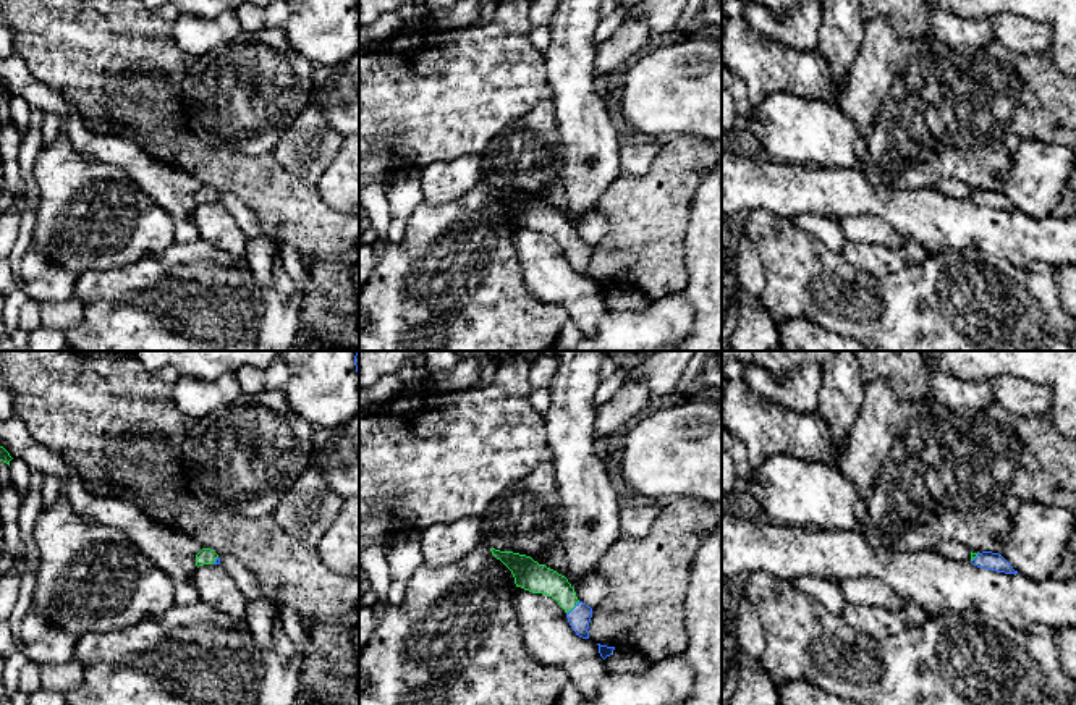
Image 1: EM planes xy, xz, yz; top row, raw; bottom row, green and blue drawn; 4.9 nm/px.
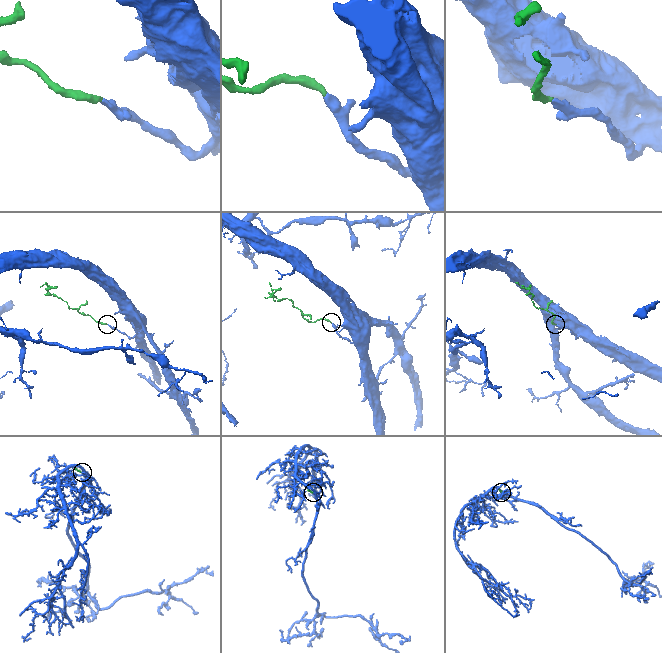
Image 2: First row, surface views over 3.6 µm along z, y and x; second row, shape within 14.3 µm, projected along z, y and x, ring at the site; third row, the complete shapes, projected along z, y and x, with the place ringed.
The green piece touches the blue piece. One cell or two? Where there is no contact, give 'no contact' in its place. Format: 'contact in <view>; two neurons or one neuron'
contact in xz; one neuron

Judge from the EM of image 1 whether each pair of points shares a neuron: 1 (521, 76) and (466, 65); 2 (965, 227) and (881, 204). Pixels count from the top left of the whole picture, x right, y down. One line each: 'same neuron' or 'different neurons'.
1: same neuron
2: same neuron

